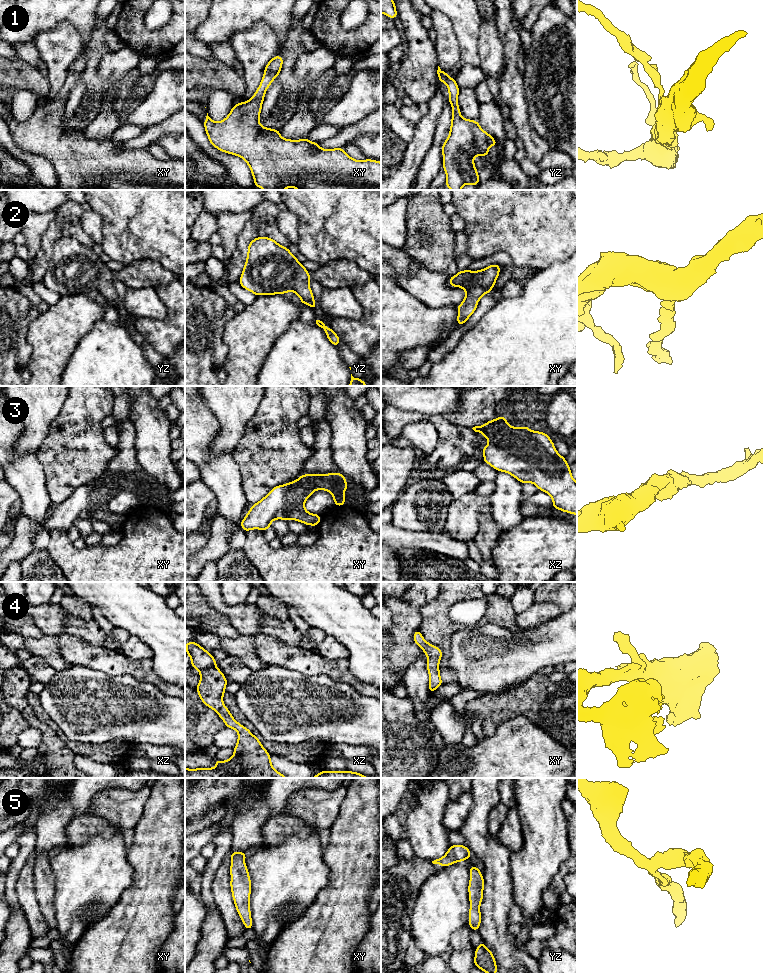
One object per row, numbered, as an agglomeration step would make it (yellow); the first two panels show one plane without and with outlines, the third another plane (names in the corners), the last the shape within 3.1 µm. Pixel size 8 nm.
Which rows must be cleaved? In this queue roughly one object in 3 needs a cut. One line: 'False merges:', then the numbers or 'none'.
False merges: none

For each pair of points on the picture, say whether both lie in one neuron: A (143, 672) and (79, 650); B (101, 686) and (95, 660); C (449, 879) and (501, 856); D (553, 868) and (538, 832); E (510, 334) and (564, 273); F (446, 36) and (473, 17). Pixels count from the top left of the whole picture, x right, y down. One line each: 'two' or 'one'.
A: one
B: two
C: two
D: one
E: one
F: two

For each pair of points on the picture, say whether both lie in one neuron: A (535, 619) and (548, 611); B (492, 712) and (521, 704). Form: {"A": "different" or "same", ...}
{"A": "same", "B": "same"}

